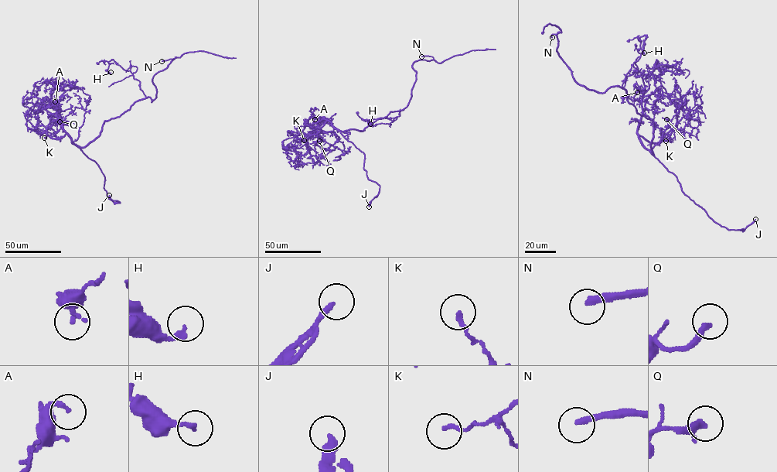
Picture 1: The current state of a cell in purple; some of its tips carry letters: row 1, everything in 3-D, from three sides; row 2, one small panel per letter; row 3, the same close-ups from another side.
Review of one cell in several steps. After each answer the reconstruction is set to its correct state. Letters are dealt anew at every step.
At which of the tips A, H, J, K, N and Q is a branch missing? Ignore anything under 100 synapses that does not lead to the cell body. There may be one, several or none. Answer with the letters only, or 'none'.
J, N

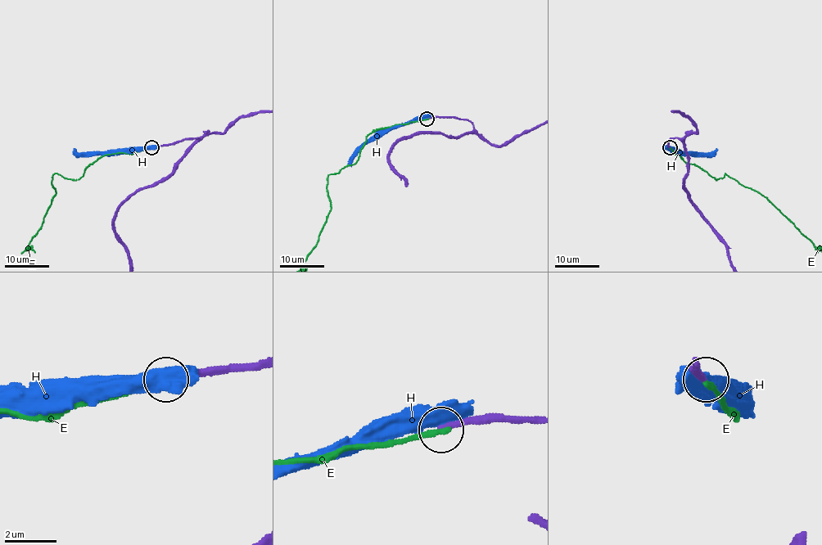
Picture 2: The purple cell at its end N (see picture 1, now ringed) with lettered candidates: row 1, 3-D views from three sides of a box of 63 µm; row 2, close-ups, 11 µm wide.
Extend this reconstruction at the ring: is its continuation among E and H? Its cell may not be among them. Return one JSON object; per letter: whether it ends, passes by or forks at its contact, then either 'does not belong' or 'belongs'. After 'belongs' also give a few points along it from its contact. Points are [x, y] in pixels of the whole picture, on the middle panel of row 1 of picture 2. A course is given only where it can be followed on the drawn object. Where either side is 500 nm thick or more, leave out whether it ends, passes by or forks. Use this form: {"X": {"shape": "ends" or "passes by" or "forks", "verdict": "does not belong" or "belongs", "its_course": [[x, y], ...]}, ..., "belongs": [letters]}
{"E": {"shape": "ends", "verdict": "does not belong"}, "H": {"verdict": "does not belong"}, "belongs": []}

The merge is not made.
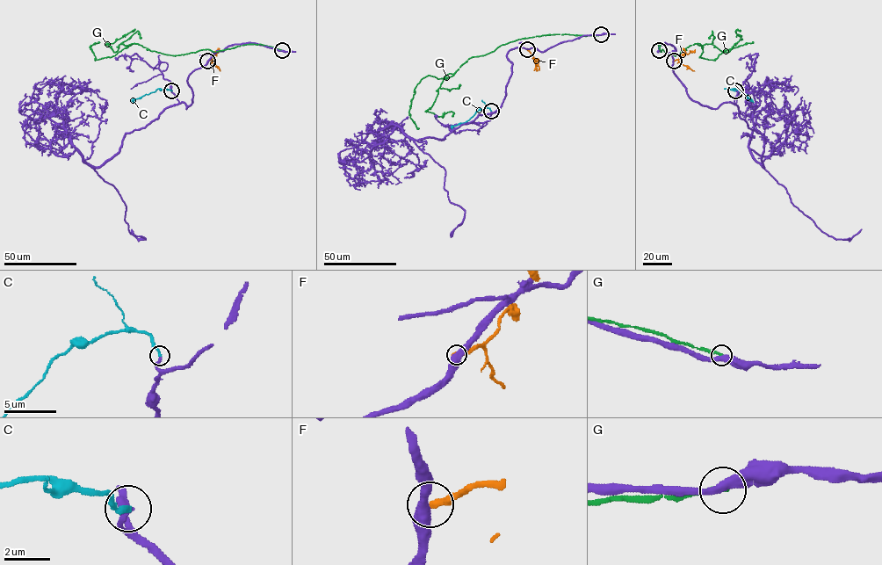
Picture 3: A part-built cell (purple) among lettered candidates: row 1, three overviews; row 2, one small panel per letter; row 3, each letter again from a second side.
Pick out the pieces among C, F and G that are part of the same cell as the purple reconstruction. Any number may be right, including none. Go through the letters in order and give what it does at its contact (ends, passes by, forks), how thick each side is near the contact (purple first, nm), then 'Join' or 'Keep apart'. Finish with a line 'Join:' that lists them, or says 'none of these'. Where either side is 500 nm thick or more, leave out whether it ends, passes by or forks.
C: It ends there. Thickness 200 nm (purple) against 200 nm. Join
F: Thickness 500 nm (purple) against 340 nm. Keep apart
G: It ends there. Thickness 400 nm (purple) against 200 nm. Keep apart
Join: C

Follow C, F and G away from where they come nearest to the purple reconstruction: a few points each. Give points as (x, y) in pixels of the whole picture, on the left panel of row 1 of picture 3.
C: (171, 90), (158, 89), (133, 102)
F: (207, 61), (213, 58), (217, 49)
G: (282, 50), (249, 44), (173, 55), (133, 43), (114, 55), (95, 60), (90, 47), (98, 41)

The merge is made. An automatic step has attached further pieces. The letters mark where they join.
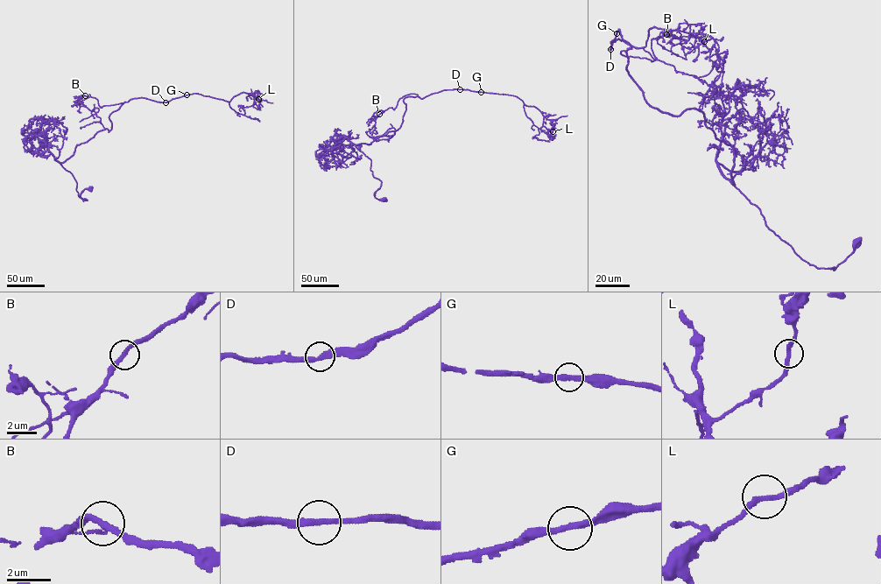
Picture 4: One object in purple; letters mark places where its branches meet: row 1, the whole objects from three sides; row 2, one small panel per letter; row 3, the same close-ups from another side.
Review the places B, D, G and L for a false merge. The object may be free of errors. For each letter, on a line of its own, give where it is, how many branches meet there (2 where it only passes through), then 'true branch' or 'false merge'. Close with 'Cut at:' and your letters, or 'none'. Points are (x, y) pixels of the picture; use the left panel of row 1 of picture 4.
B: (85, 95) | 2 | true branch
D: (165, 102) | 2 | true branch
G: (186, 94) | 2 | true branch
L: (258, 99) | 2 | true branch
Cut at: none

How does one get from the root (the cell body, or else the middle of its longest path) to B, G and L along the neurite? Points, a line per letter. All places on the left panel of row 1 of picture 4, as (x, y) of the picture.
B: (90, 188), (80, 197), (60, 163), (109, 131), (123, 102), (101, 107), (85, 95)
G: (90, 188), (80, 197), (60, 163), (77, 144), (109, 131), (109, 115), (130, 99), (186, 94)
L: (90, 188), (80, 197), (60, 163), (109, 131), (124, 102), (258, 98)

